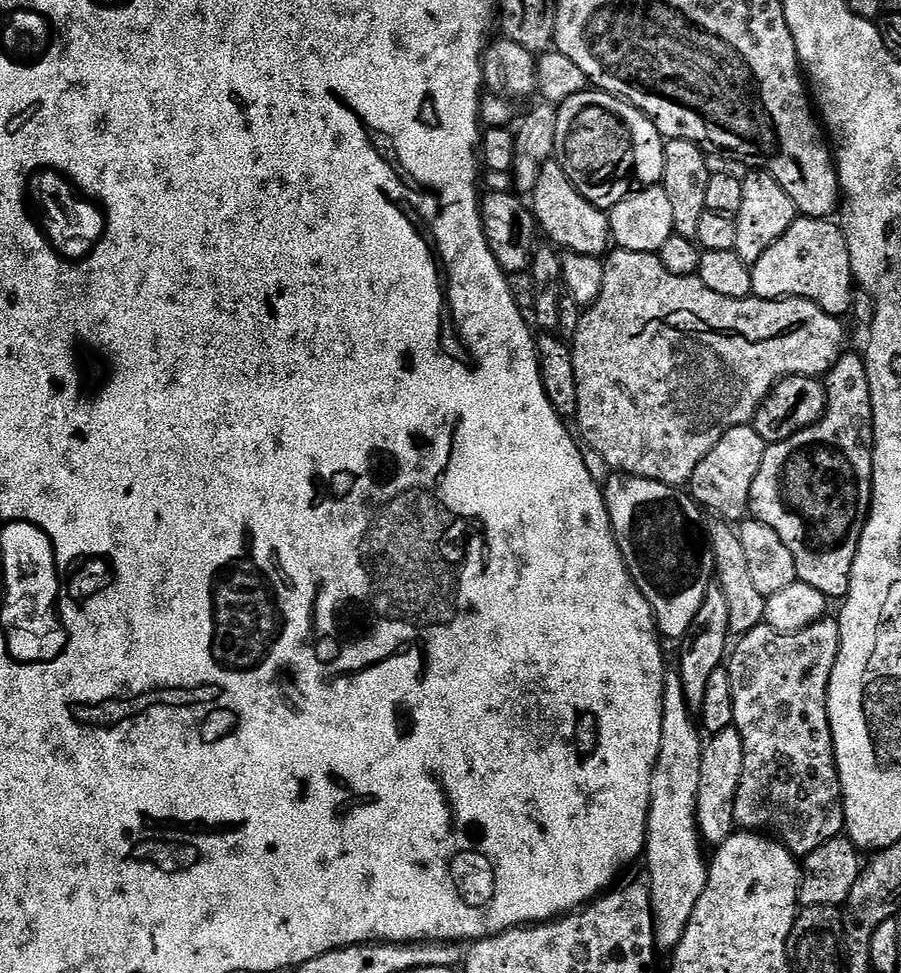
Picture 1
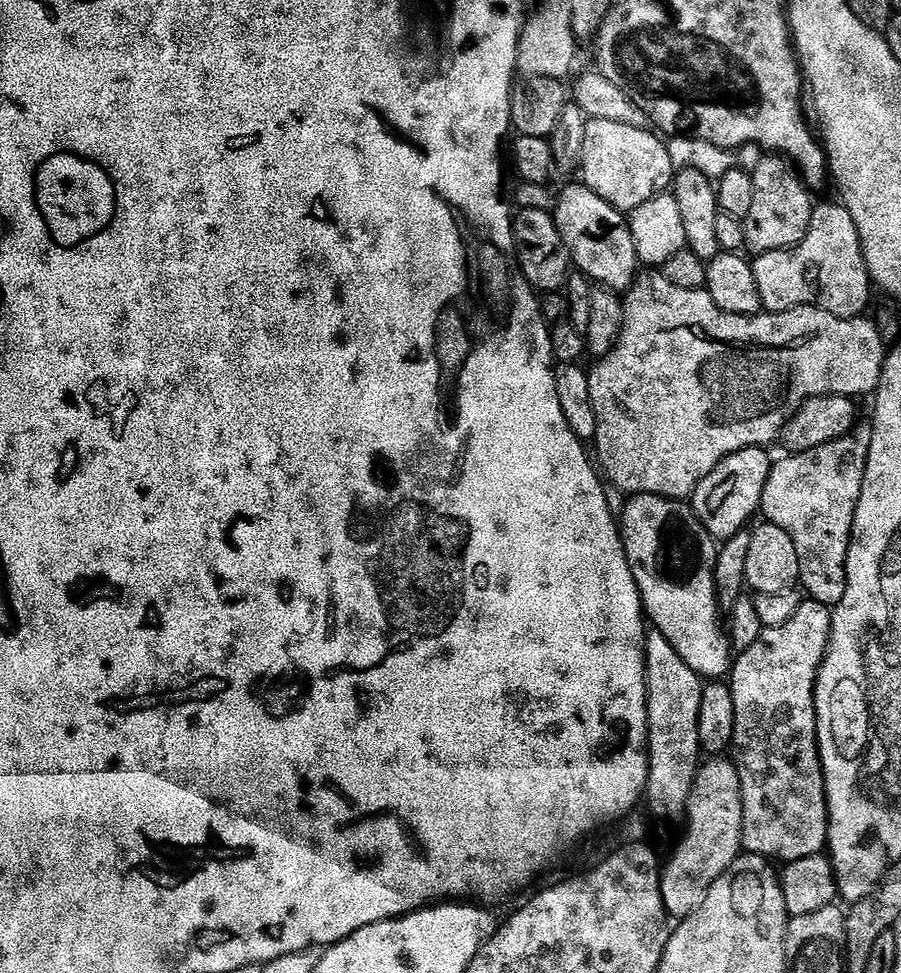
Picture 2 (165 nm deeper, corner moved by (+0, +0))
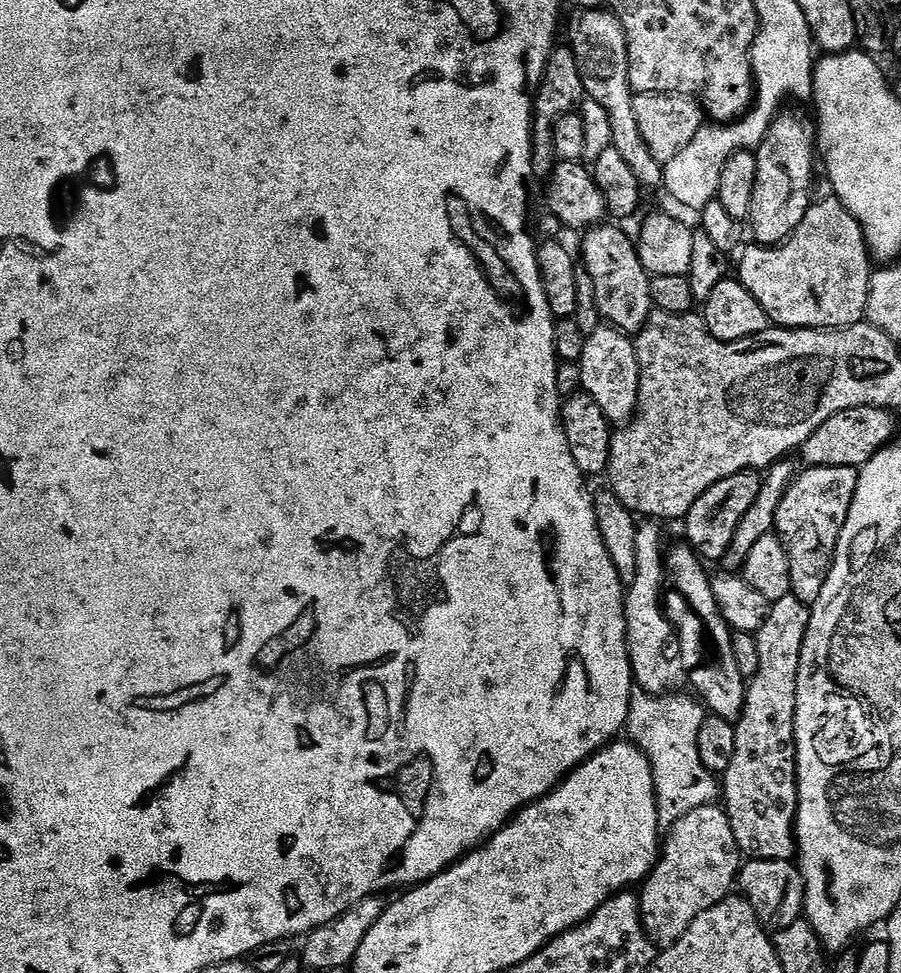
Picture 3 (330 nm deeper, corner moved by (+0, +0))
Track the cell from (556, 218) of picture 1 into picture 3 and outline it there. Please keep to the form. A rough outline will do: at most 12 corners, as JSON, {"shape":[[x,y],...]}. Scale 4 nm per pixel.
{"shape":[[620,228],[585,231],[596,310],[639,334],[654,311],[649,274]]}

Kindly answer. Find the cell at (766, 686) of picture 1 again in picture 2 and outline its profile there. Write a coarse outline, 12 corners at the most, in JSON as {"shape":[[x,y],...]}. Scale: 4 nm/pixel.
{"shape":[[808,598],[735,657],[731,751],[745,853],[821,855],[816,676]]}

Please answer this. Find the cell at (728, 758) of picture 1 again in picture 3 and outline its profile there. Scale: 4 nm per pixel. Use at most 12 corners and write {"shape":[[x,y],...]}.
{"shape":[[723,807],[686,814],[639,889],[660,950],[729,899],[742,856]]}

